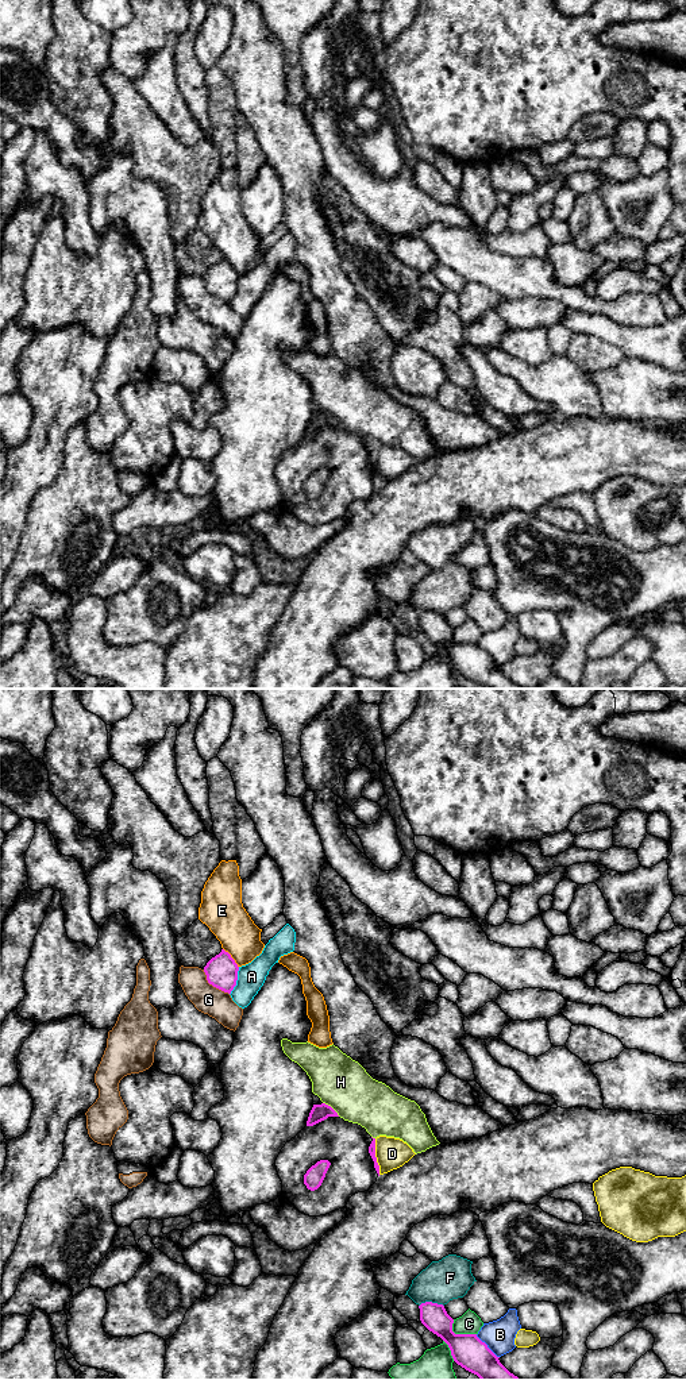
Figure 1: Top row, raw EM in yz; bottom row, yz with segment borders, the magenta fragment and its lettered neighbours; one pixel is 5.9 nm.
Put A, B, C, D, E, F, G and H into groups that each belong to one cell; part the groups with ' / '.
A / B / C / D / E / F / G / H

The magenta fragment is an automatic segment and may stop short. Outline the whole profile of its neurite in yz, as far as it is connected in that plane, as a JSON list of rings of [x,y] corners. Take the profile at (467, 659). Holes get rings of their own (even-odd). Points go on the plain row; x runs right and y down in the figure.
[[[425,610],[419,614],[421,632],[450,656],[454,670],[481,689],[521,689],[510,682],[477,643],[455,643],[454,628],[443,613]]]

